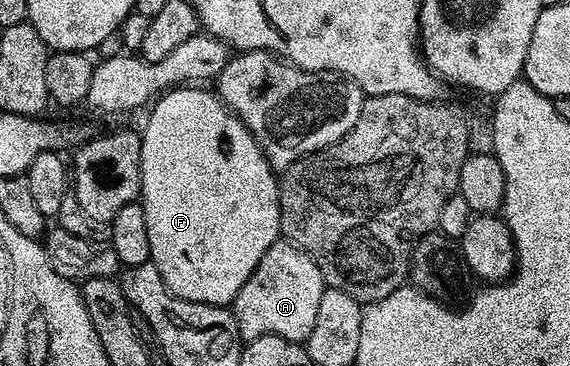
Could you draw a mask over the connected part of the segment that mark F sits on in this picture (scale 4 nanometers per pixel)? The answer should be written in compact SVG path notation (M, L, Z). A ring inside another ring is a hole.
M181 86L173 88L161 95L151 105L152 113L148 121L142 127L142 139L140 142L140 195L139 203L144 205L146 214L146 234L150 237L150 263L156 267L158 274L162 274L164 284L173 296L198 302L199 304L231 305L233 298L246 286L246 278L254 274L258 262L262 262L262 254L274 246L276 240L281 239L280 231L280 186L277 173L264 156L264 151L258 146L258 142L250 134L246 125L238 119L235 112L224 105L224 101L216 95L215 91L208 92L204 86Z

